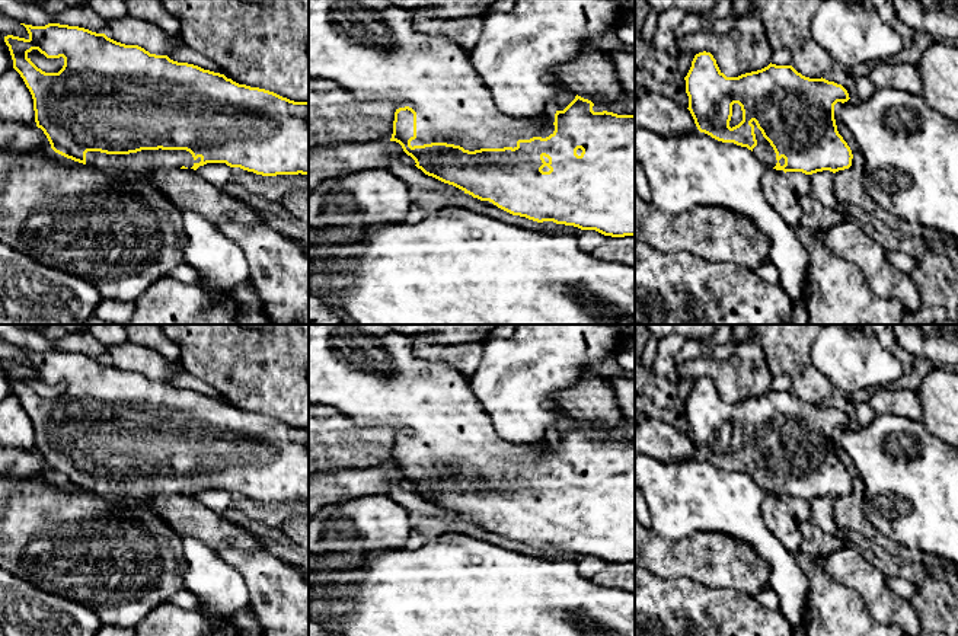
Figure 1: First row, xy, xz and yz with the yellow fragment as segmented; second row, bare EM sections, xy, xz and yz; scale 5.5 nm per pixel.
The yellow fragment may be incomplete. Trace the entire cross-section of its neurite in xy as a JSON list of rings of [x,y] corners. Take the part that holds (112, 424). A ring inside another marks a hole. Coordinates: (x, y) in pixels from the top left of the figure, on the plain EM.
[[[20,349],[26,354],[29,364],[19,364],[13,361],[4,362],[4,368],[9,373],[13,394],[20,400],[26,413],[33,425],[35,448],[36,453],[47,461],[51,474],[74,488],[83,489],[87,493],[93,493],[106,499],[108,502],[124,508],[143,508],[151,498],[166,496],[173,493],[194,495],[207,489],[226,489],[230,493],[240,493],[248,498],[253,498],[262,502],[277,501],[309,501],[309,428],[294,428],[282,424],[274,418],[239,410],[224,400],[204,396],[198,391],[188,389],[178,389],[167,381],[150,380],[138,371],[125,371],[108,364],[105,359],[96,359],[84,354],[68,352],[60,349],[48,349],[45,352],[32,352]],[[32,375],[38,375],[47,384],[64,384],[64,391],[58,399],[45,399],[38,394],[28,380]]]

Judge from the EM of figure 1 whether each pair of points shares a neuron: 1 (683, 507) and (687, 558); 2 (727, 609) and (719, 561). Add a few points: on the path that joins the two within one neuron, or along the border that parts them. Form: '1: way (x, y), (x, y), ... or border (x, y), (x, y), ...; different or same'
1: border (652, 530), (671, 539), (719, 531); different
2: border (690, 579), (709, 587), (730, 587), (753, 597); different

